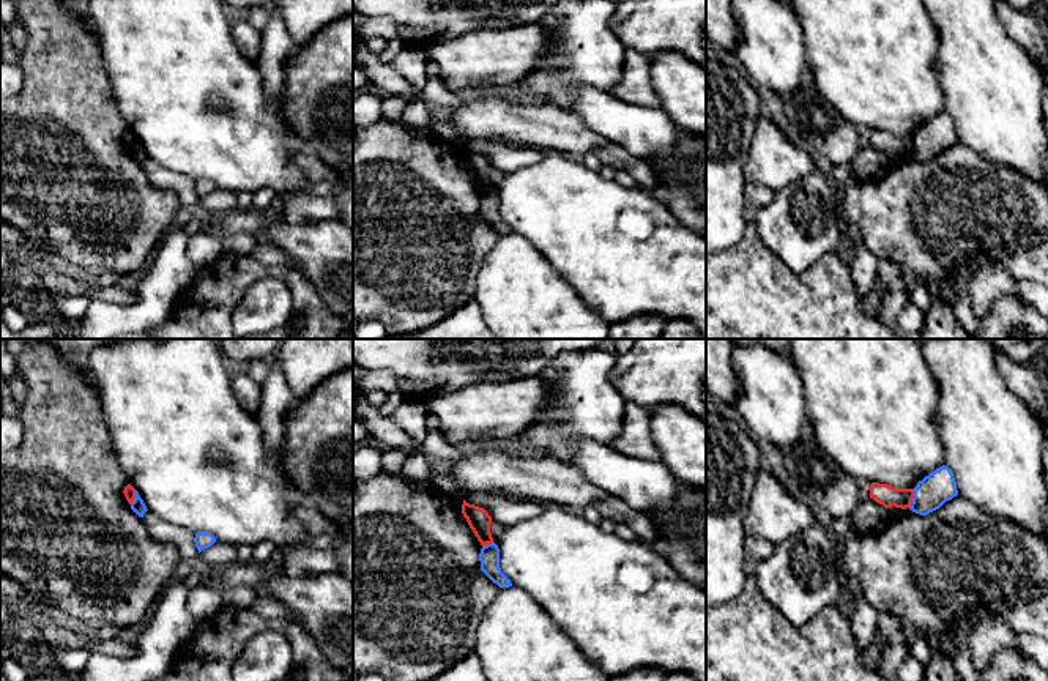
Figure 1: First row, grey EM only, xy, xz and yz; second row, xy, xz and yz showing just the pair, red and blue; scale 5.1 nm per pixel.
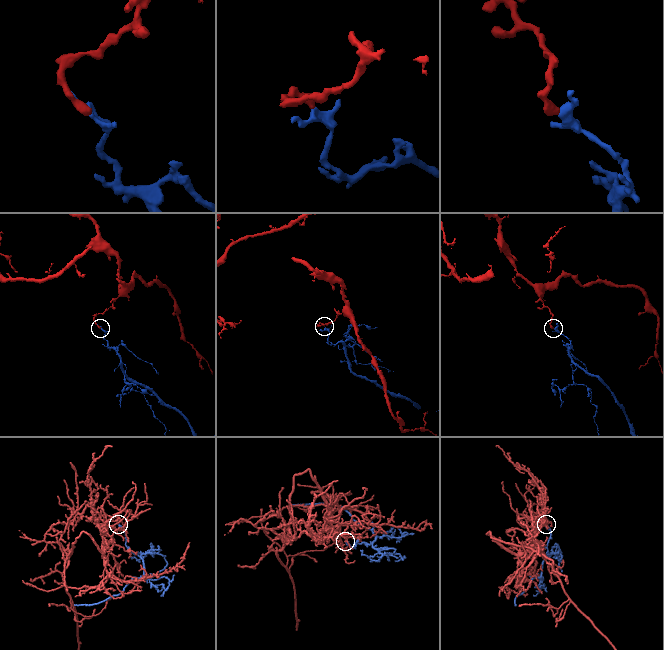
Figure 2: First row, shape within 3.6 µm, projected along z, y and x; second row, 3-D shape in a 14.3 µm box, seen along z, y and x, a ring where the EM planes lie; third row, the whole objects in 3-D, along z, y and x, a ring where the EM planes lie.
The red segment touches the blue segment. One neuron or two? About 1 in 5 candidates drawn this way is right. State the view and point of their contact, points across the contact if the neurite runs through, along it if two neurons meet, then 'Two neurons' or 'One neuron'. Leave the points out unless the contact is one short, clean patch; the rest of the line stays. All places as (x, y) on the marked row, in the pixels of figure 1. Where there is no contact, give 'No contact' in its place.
Touches red at yz (913, 497). Boundary: yz (914, 489), (914, 497), (908, 506). Two neurons

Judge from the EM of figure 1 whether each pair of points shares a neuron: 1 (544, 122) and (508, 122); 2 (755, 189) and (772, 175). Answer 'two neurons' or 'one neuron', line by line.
1: one neuron
2: two neurons

